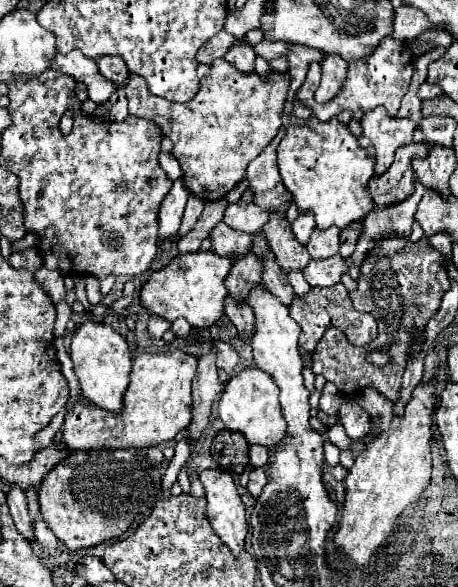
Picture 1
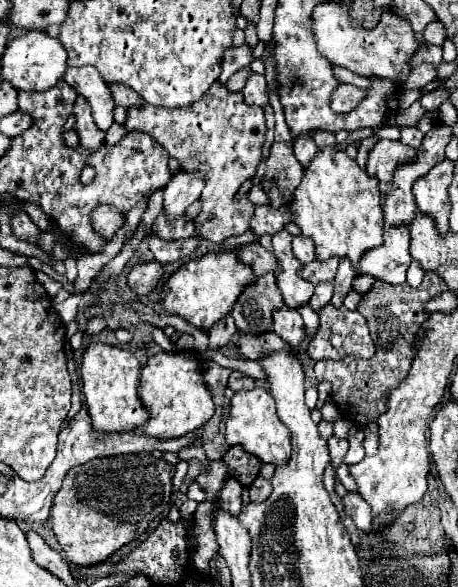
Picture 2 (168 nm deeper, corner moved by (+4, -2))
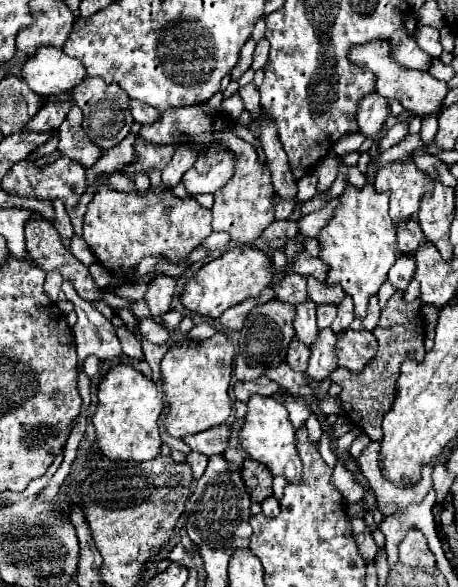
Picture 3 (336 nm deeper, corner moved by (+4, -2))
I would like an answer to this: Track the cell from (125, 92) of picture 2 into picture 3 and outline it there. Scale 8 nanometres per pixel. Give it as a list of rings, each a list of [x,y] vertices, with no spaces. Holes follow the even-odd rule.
[[[146,103],[142,105],[130,105],[130,111],[132,111],[132,117],[134,121],[138,123],[154,123],[158,117],[160,117],[160,111],[156,107],[148,107]]]

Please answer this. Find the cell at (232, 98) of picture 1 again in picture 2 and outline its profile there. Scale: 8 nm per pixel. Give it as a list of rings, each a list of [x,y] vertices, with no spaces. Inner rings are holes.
[[[214,83],[200,101],[182,109],[164,109],[156,105],[128,109],[126,129],[148,133],[160,143],[188,173],[202,173],[206,187],[200,195],[202,211],[196,217],[198,235],[202,239],[222,243],[228,237],[238,237],[250,229],[254,203],[236,201],[244,179],[250,179],[262,159],[262,145],[266,135],[264,111],[248,107],[242,93],[230,93],[220,83]]]

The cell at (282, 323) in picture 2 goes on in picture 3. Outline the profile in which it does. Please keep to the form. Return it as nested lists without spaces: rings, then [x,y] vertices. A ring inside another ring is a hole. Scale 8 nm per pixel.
[[[294,337],[294,339],[290,341],[286,361],[292,363],[292,367],[294,367],[296,371],[306,371],[308,359],[310,359],[310,349],[308,349],[304,343],[300,343],[300,339]]]

